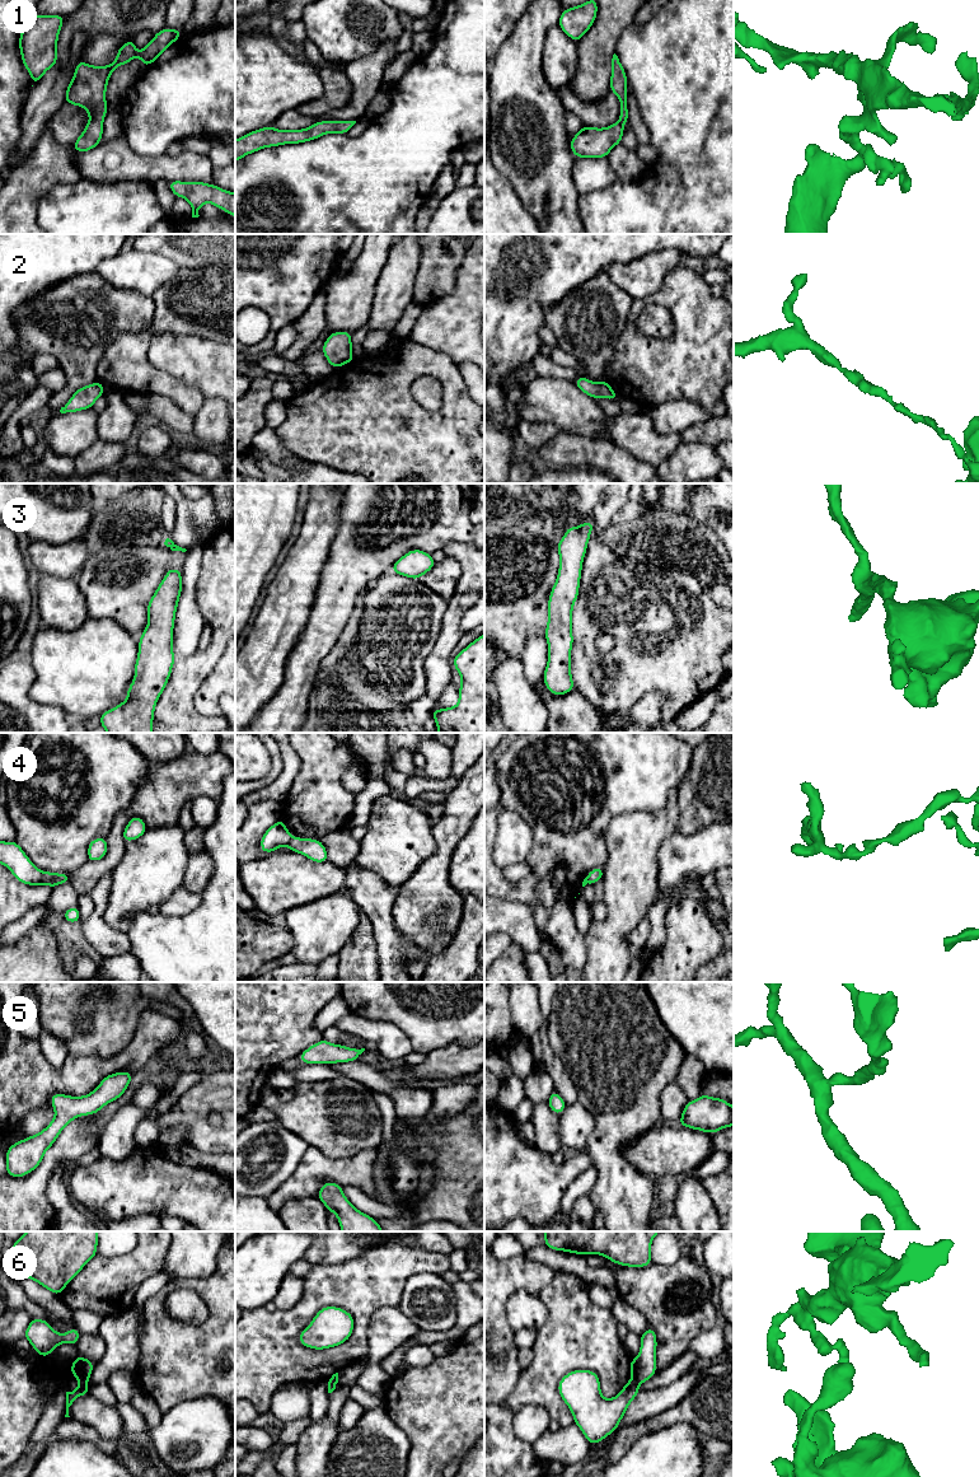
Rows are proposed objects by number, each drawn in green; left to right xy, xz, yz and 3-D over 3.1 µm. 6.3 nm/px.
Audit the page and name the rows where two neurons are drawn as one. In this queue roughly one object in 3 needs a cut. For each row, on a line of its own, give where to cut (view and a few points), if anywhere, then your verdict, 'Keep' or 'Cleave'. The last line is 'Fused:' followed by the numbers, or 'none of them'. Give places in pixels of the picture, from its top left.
1: No split. Keep
2: No split. Keep
3: No split. Keep
4: Split along xy (41, 872), (43, 882). Cleave
5: No split. Keep
6: Split along xy (80, 1382), (87, 1383). Cleave
Fused: 4, 6

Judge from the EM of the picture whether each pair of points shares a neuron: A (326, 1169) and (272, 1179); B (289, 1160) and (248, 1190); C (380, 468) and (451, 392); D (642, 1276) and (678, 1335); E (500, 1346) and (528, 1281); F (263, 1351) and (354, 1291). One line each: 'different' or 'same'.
A: different
B: same
C: same
D: same
E: same
F: same

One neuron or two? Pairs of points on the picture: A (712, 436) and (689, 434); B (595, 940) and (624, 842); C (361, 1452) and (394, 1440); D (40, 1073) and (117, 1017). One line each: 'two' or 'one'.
A: one
B: one
C: one
D: two

